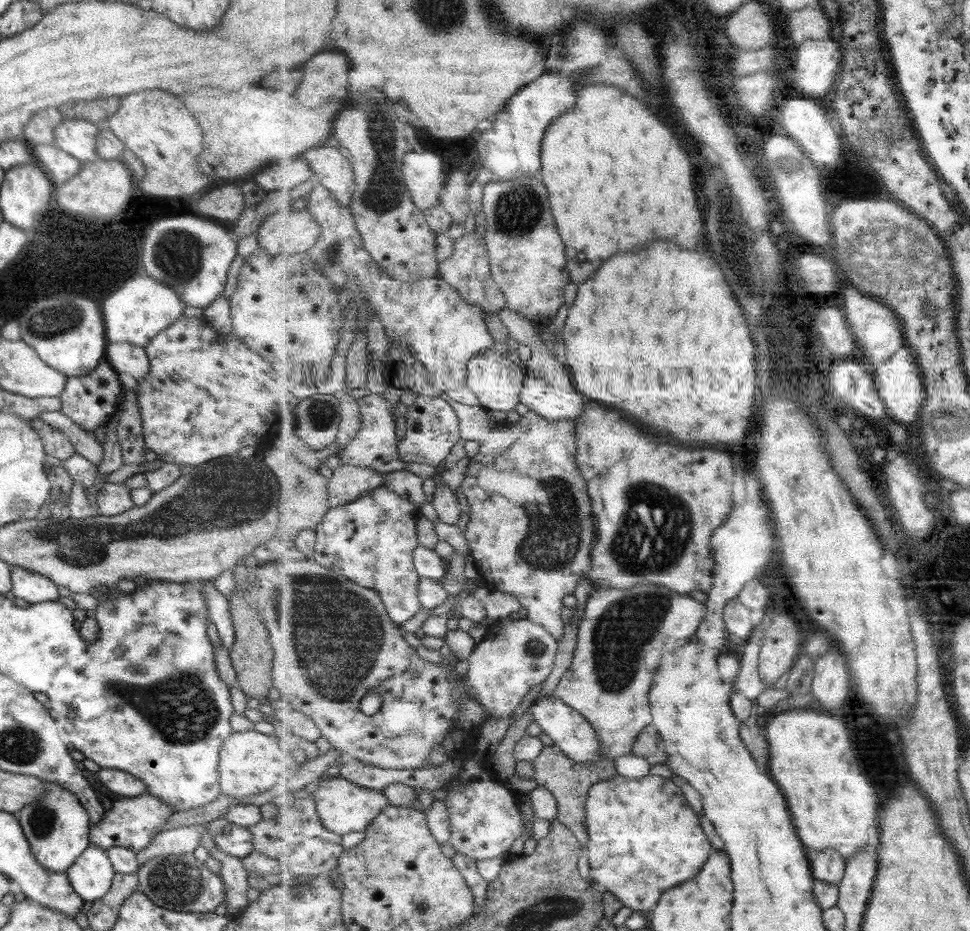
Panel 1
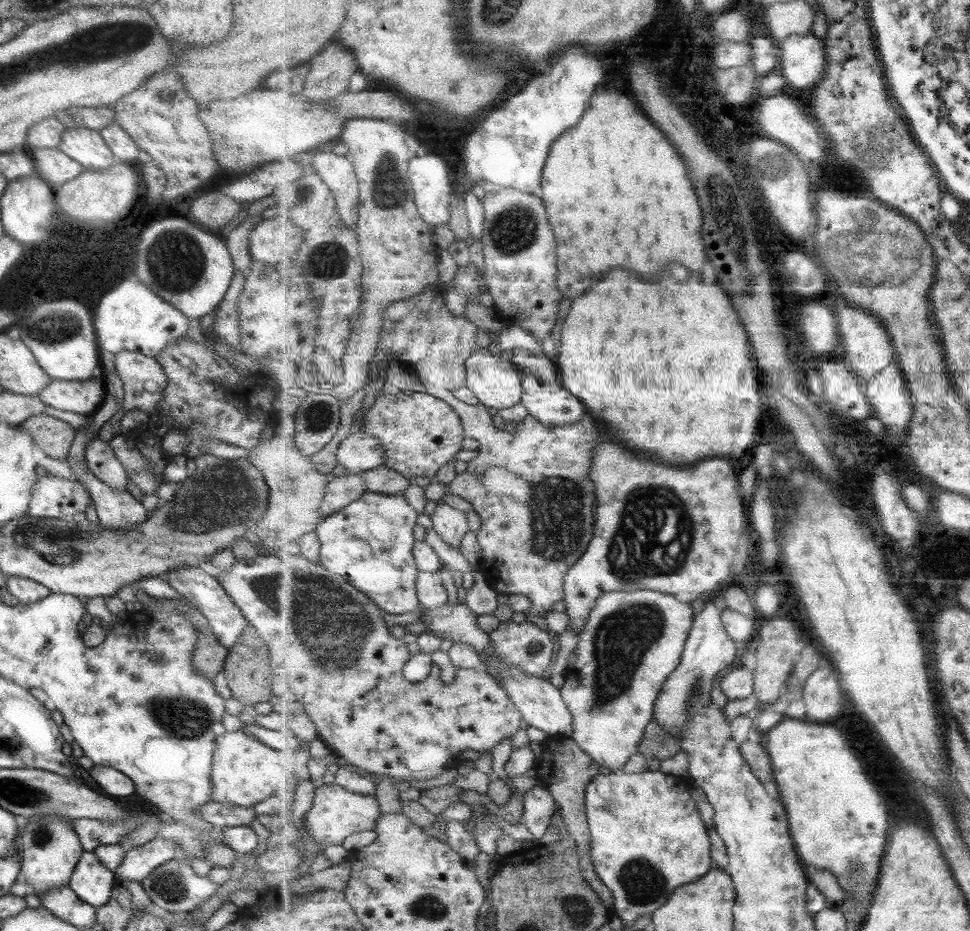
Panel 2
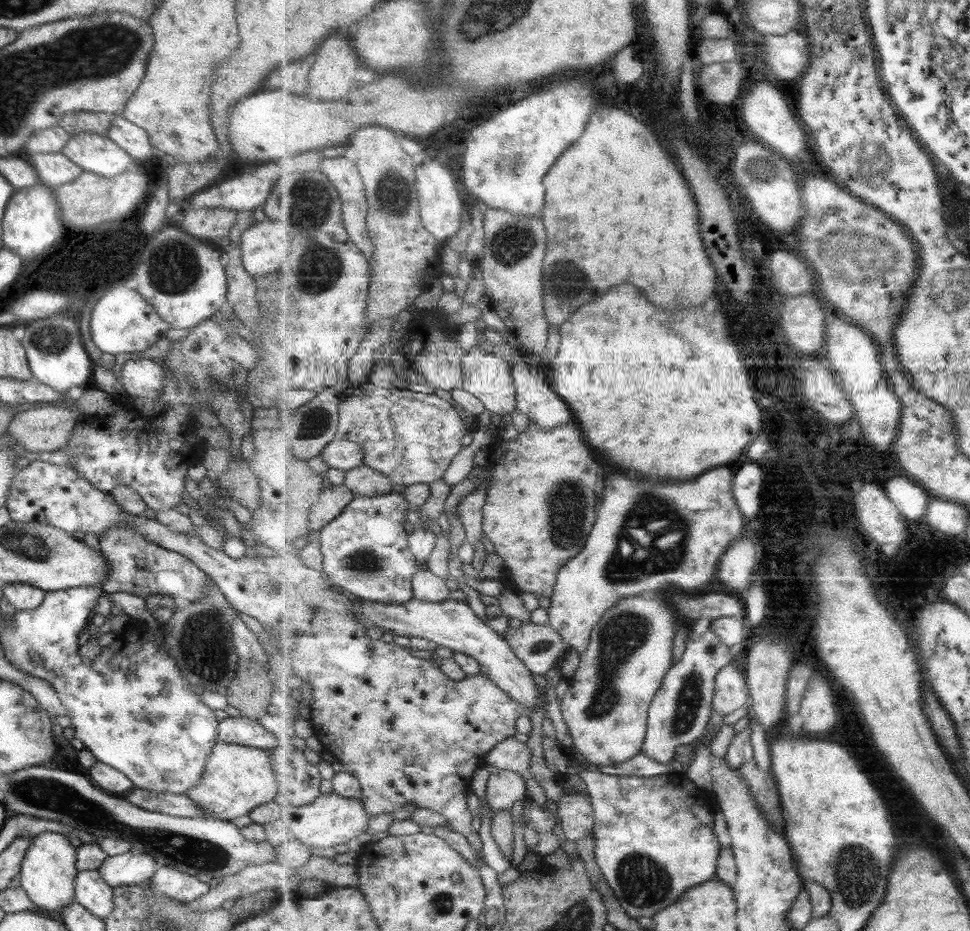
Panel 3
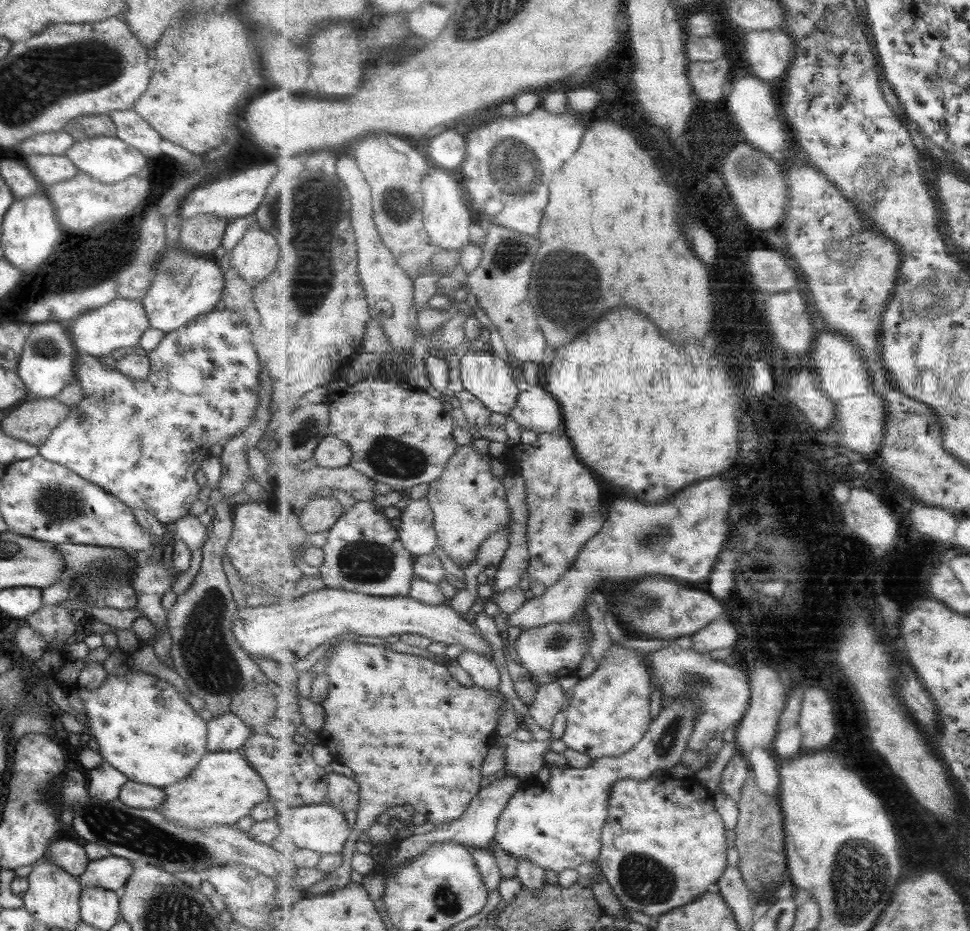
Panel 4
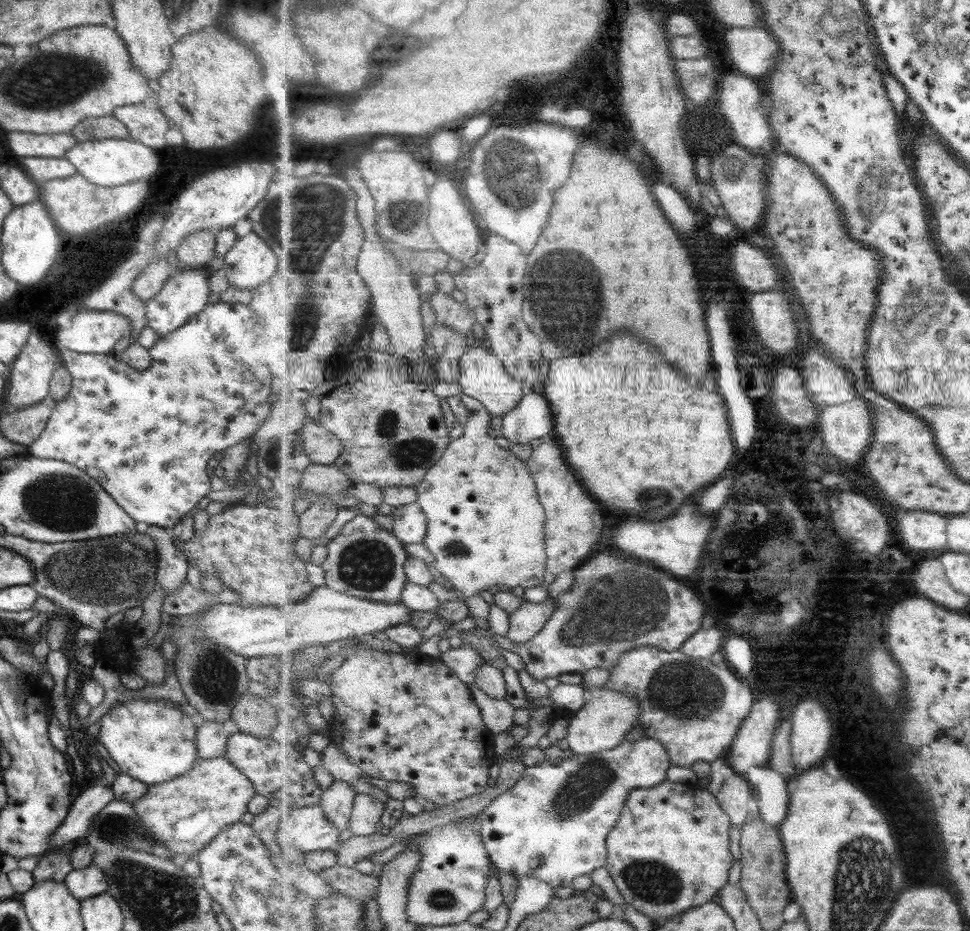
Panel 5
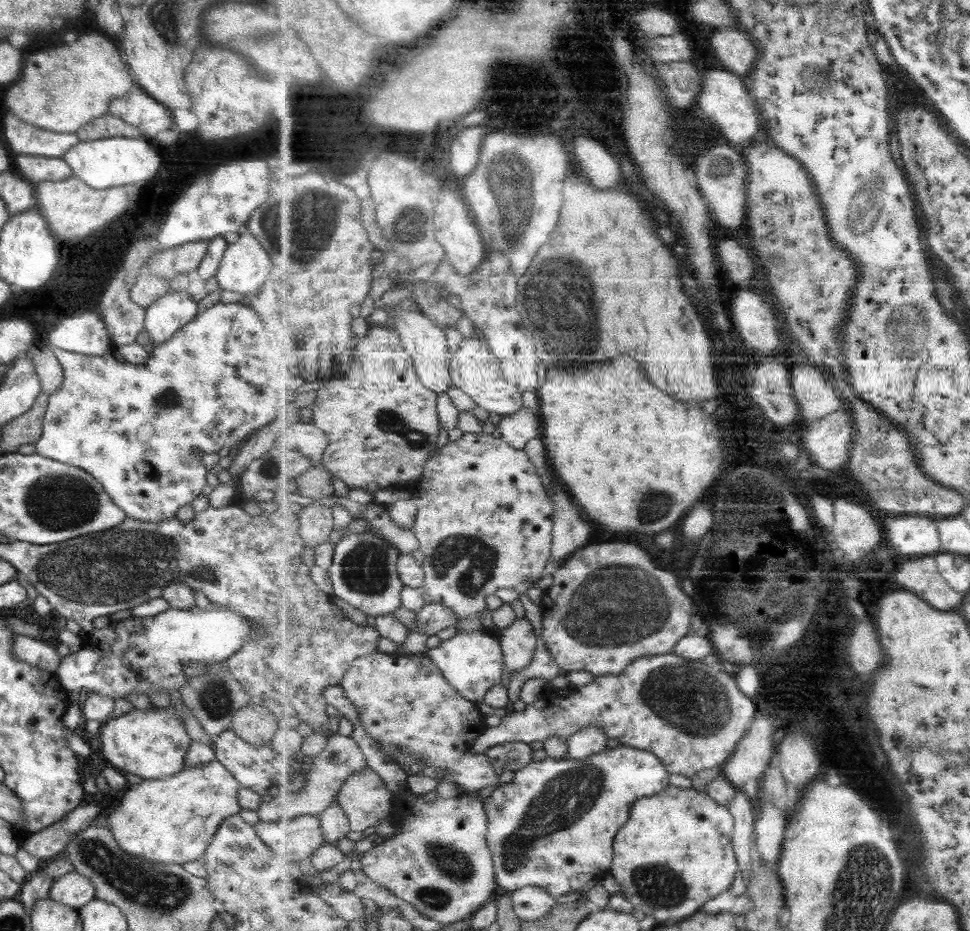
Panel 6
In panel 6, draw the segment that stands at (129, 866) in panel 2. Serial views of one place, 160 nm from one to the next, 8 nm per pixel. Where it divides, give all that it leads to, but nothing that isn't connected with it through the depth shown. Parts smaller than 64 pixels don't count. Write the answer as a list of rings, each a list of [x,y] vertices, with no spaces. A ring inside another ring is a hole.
[[[69,872],[57,877],[52,883],[47,898],[63,907],[77,910],[94,899],[95,889],[84,876]]]

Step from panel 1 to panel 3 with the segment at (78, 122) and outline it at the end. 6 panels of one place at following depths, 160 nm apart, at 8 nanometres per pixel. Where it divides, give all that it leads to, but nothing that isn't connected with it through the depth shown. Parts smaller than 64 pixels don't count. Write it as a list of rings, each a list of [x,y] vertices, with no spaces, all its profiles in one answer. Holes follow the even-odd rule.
[[[73,134],[60,152],[82,171],[101,177],[117,176],[133,168],[133,159],[107,136]]]

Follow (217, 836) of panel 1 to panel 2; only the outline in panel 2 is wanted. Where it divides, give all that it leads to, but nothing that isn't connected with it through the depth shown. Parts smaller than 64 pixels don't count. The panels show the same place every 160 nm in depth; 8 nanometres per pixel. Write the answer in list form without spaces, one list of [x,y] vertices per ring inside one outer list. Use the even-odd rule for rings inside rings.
[[[233,826],[219,828],[224,846],[231,848],[237,855],[251,854],[260,850],[265,844],[268,831],[265,827],[253,830],[248,826]]]

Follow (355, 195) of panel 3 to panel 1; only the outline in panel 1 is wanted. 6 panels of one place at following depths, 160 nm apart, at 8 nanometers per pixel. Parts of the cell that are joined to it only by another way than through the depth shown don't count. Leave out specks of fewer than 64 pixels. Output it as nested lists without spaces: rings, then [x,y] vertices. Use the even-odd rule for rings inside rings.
[[[321,146],[303,154],[303,158],[314,170],[316,180],[326,186],[335,198],[345,206],[351,204],[355,192],[355,172],[349,158],[331,146]]]

